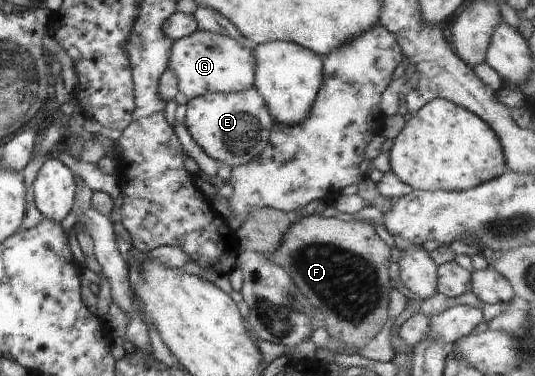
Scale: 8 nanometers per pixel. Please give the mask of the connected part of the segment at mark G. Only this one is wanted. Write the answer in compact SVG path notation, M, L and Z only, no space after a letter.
M194 31L172 43L168 67L178 79L178 89L187 99L207 93L238 93L253 86L256 73L253 44L236 41L228 35L216 35L210 31Z

